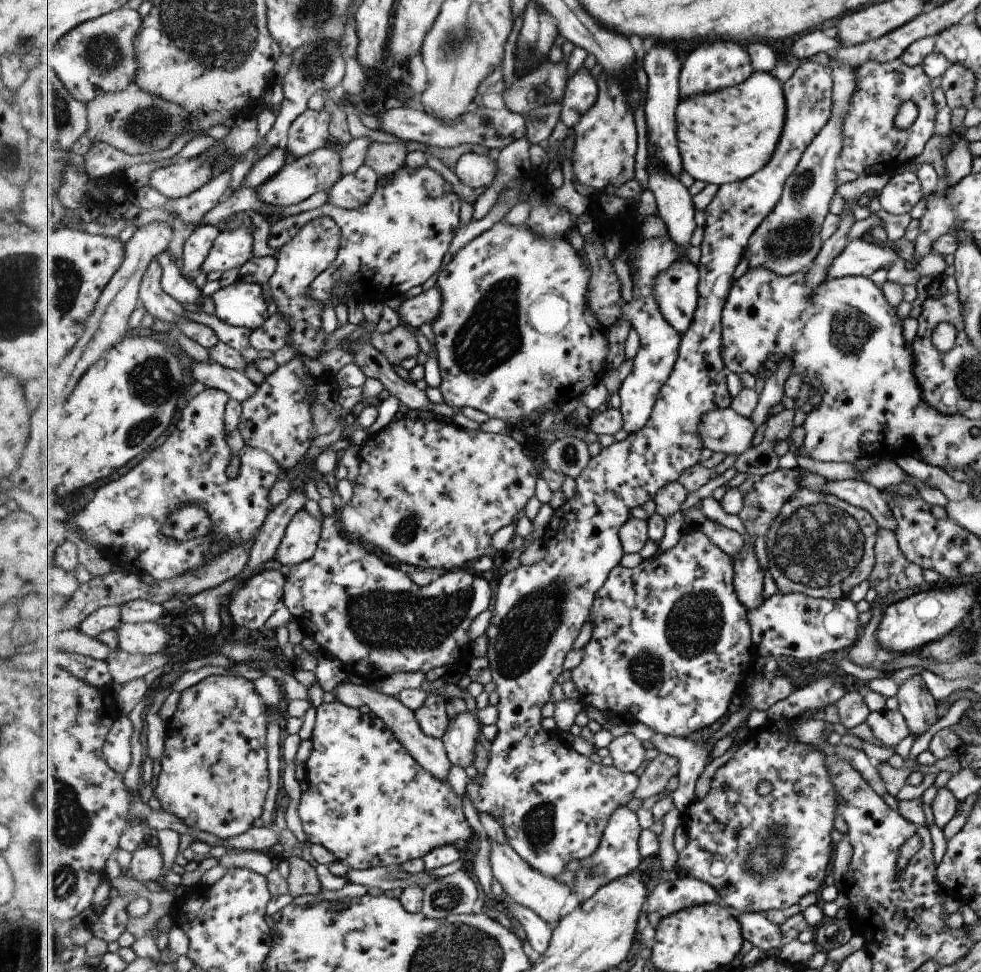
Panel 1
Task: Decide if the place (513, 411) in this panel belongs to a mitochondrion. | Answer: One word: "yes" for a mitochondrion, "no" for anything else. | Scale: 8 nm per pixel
no

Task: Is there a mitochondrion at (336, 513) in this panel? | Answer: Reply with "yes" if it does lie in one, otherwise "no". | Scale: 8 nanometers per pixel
no

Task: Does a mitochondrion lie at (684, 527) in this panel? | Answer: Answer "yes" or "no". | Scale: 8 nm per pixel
no

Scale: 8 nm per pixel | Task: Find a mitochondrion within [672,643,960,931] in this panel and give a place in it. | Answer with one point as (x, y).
(769, 859)

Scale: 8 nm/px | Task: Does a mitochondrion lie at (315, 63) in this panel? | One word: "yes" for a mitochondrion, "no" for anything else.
yes

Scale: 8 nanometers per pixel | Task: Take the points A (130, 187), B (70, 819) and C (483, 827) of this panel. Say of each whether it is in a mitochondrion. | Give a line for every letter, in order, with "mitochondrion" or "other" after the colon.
A: other
B: mitochondrion
C: other

